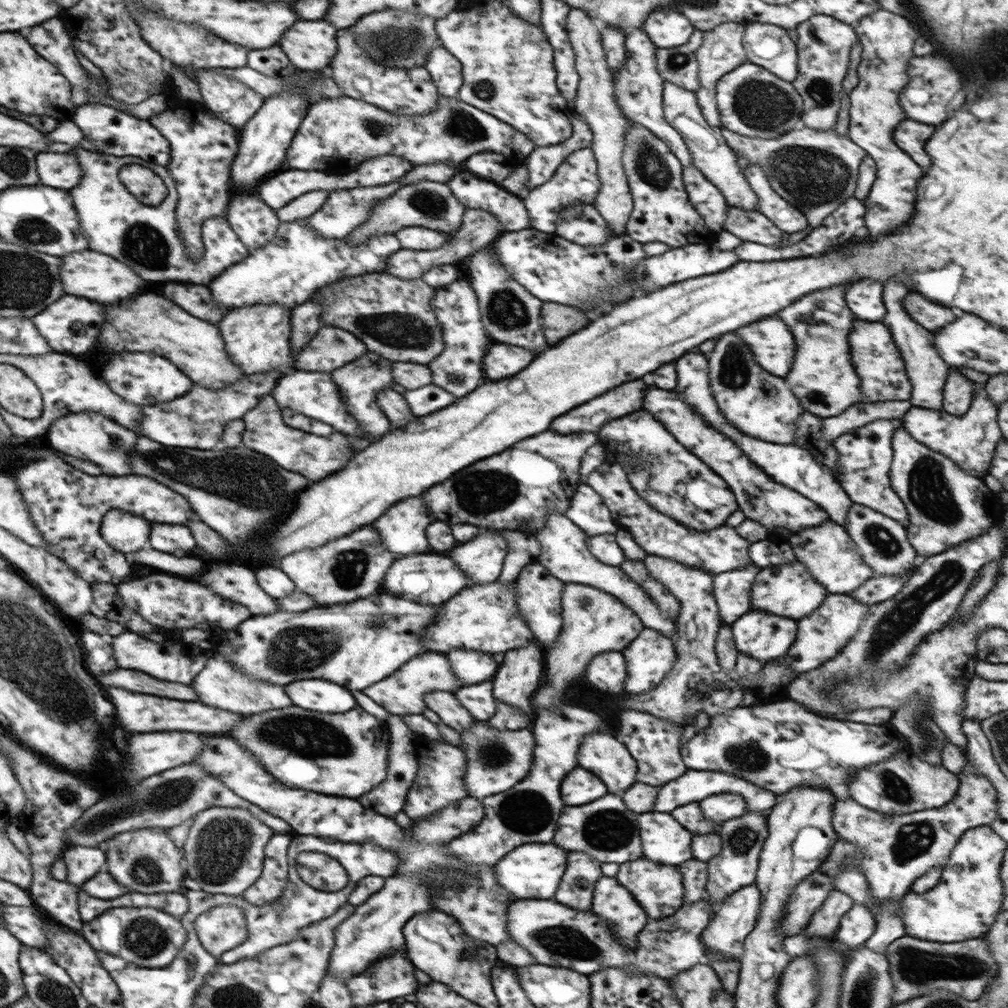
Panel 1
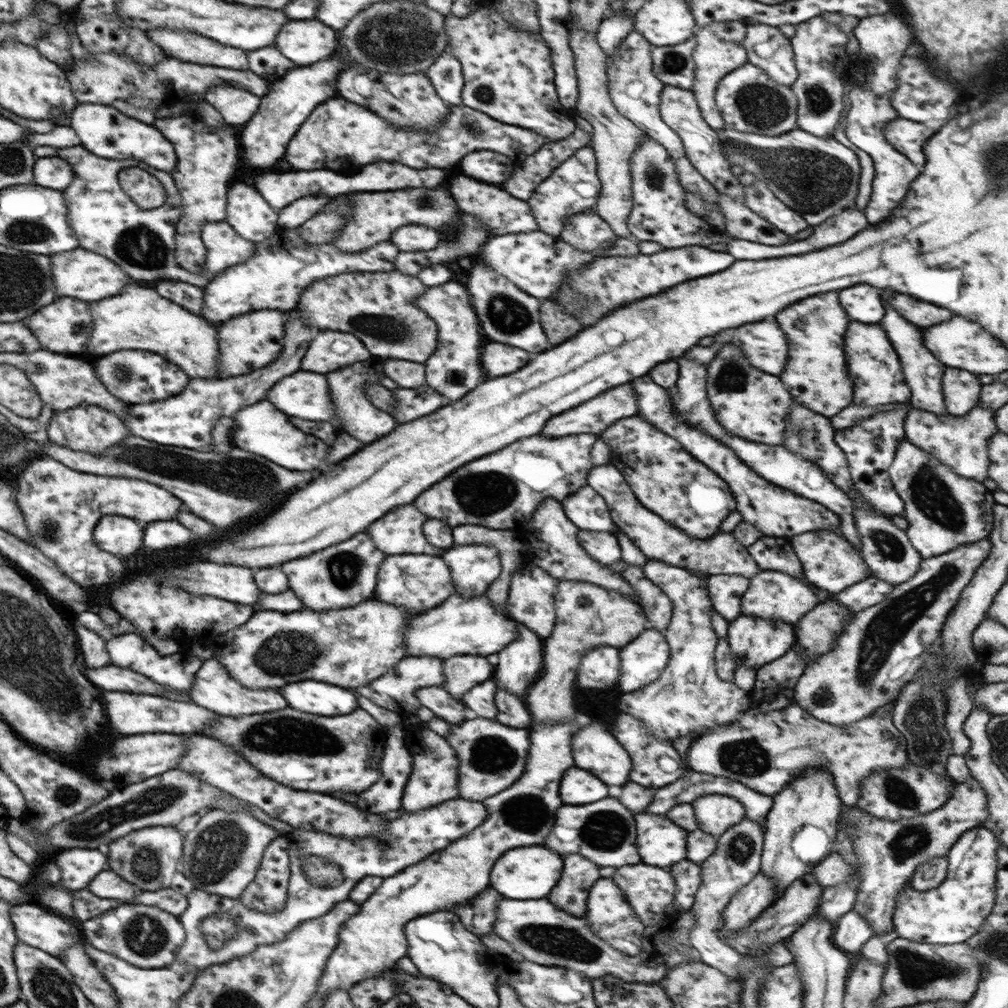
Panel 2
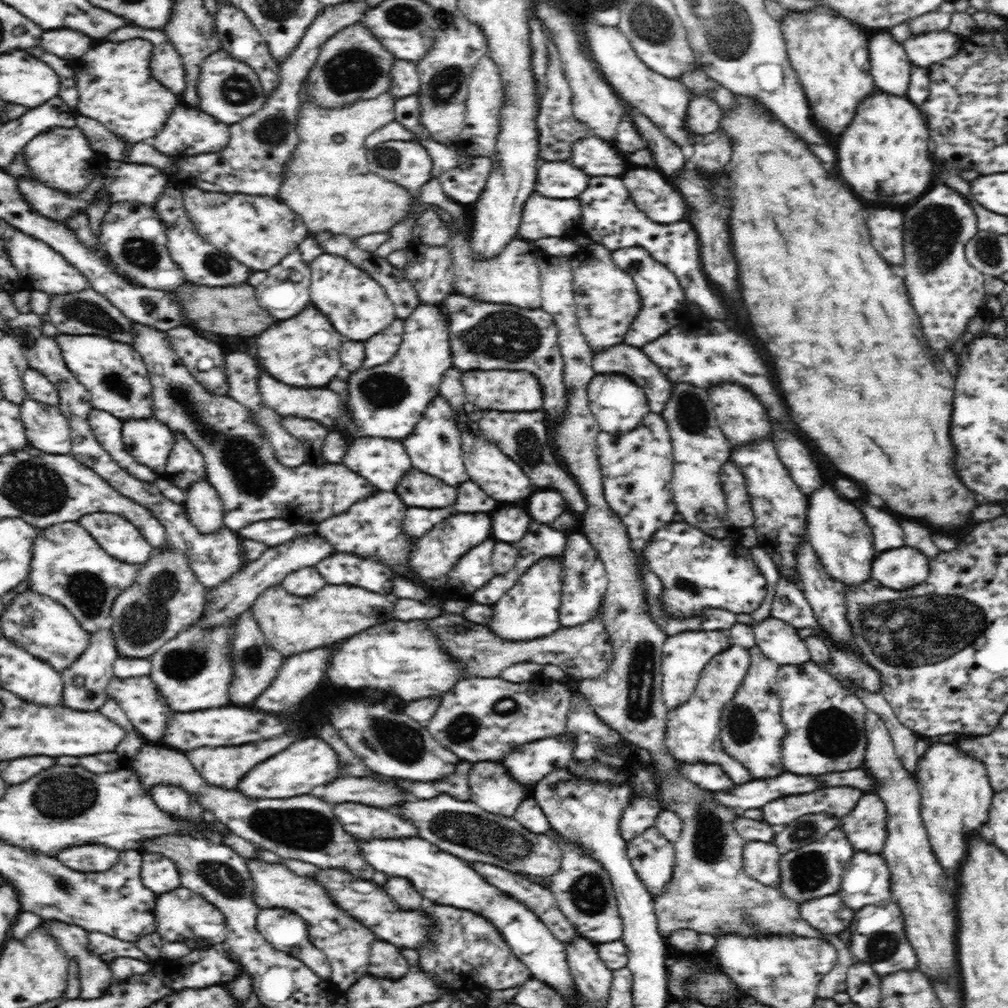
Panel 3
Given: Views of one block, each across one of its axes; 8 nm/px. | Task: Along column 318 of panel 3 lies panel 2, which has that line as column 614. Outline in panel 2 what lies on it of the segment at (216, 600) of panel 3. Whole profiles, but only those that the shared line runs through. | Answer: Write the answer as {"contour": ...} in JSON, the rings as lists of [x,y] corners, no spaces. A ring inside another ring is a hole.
{"contour":[[[579,529],[578,539],[588,556],[602,565],[613,565],[621,559],[621,546],[617,535],[610,531],[594,532]]]}

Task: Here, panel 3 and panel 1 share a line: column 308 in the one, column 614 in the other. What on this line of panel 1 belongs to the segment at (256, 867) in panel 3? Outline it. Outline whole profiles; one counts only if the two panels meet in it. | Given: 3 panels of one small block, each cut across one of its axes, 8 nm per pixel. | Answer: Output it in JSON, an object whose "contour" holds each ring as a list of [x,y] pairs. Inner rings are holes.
{"contour":[[[616,877],[598,880],[590,912],[605,920],[617,941],[626,948],[637,947],[636,936],[648,921],[646,911],[636,903],[632,892],[616,882]]]}

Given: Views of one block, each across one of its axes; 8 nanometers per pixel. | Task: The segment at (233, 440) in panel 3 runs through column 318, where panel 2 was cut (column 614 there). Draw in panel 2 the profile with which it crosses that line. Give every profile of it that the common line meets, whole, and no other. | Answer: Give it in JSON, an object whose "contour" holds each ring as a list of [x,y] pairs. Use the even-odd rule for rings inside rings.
{"contour":[[[610,462],[606,465],[592,467],[592,470],[588,473],[587,486],[604,498],[610,516],[612,516],[613,524],[618,525],[621,532],[627,534],[628,538],[648,559],[661,560],[666,564],[676,565],[706,576],[739,574],[751,579],[761,571],[757,562],[750,556],[747,547],[733,538],[731,532],[719,530],[708,539],[694,538],[660,518],[655,512],[650,512],[636,499],[621,470]]]}

